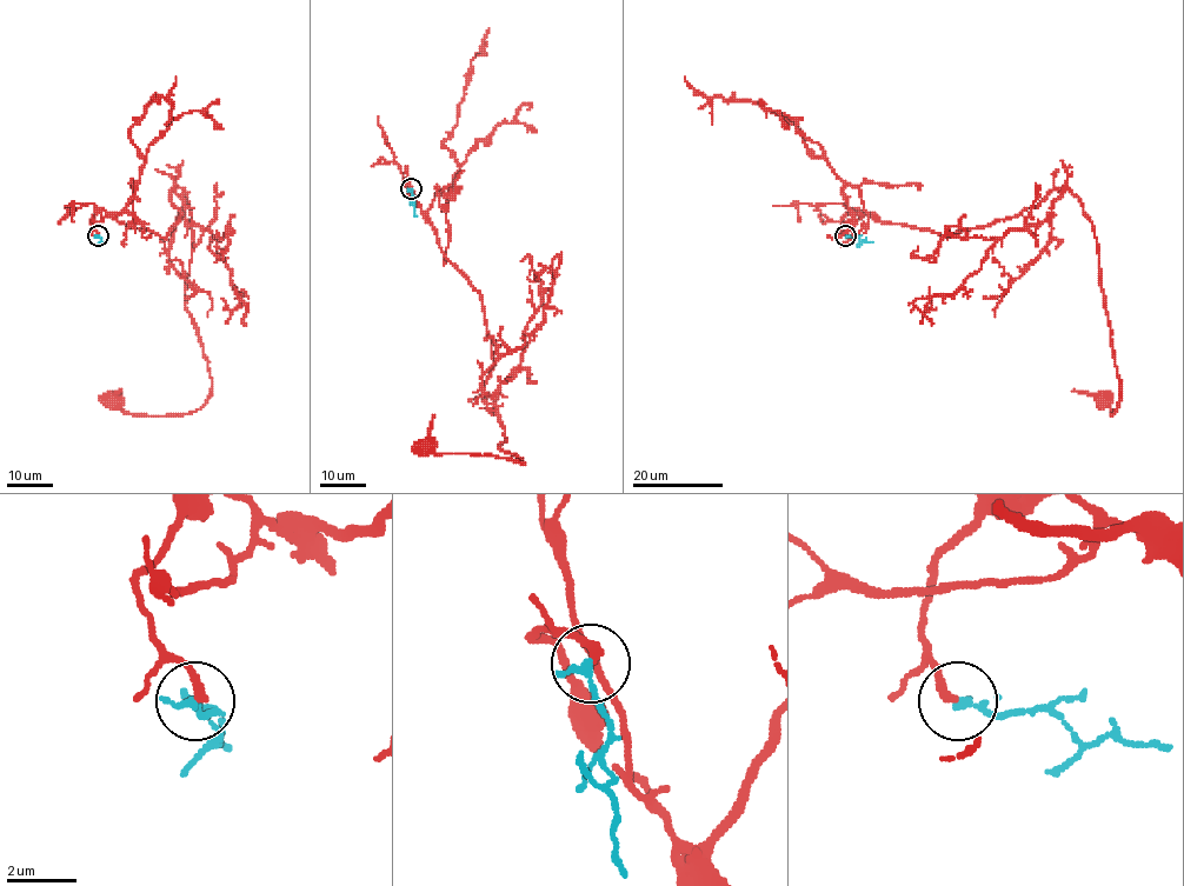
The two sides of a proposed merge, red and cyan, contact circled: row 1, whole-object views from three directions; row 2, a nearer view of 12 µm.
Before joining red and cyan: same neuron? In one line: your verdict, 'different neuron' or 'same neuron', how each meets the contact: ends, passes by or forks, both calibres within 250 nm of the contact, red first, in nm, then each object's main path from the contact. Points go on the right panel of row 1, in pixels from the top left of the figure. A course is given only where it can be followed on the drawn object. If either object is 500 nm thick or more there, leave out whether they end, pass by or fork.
different neuron | red ends | cyan passes by | 240/170 nm | red via (845, 235), (842, 220), (857, 208), (949, 238), (1069, 190), (1096, 238), (1119, 379), (1112, 415), (1108, 400) | cyan via (845, 235), (873, 241)

